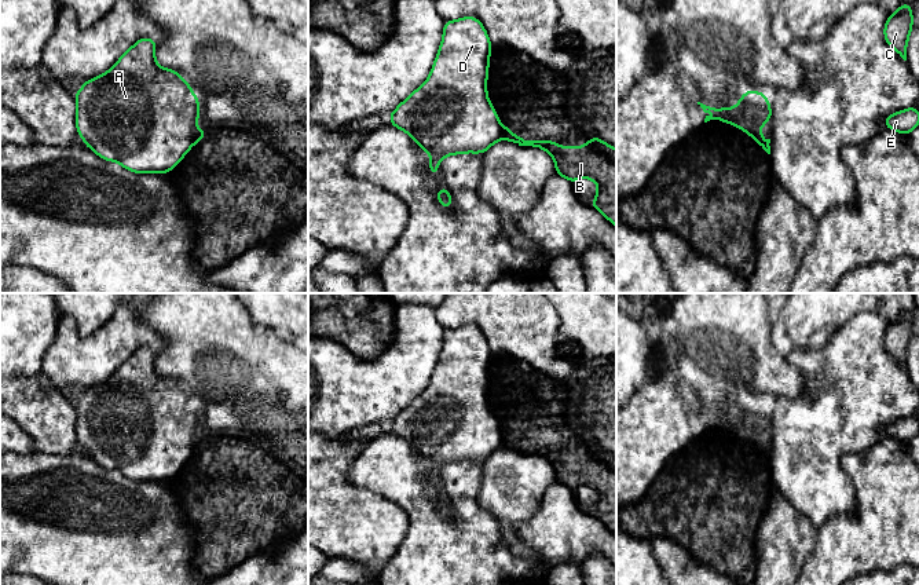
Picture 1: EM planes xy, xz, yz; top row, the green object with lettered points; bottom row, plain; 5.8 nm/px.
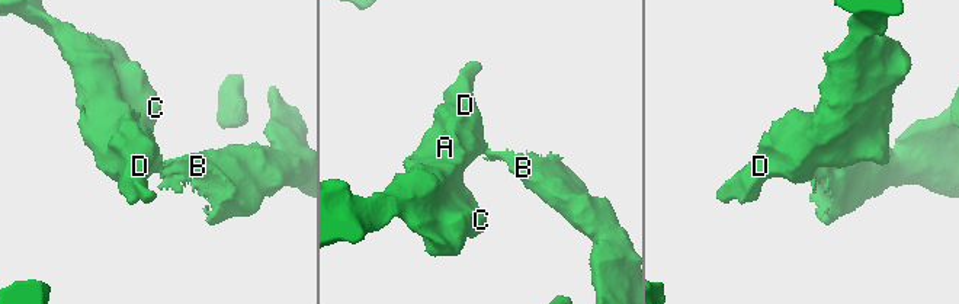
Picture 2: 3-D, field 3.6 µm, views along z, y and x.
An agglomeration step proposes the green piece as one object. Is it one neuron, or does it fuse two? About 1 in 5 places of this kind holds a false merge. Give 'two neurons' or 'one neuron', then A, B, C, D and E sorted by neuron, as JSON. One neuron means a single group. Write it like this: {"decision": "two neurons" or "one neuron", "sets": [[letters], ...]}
{"decision": "two neurons", "sets": [["A", "C", "D", "E"], ["B"]]}

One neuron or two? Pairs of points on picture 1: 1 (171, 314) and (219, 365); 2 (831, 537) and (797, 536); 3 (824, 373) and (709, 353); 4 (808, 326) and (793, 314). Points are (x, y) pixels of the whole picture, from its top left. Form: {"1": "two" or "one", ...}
{"1": "one", "2": "two", "3": "two", "4": "one"}

